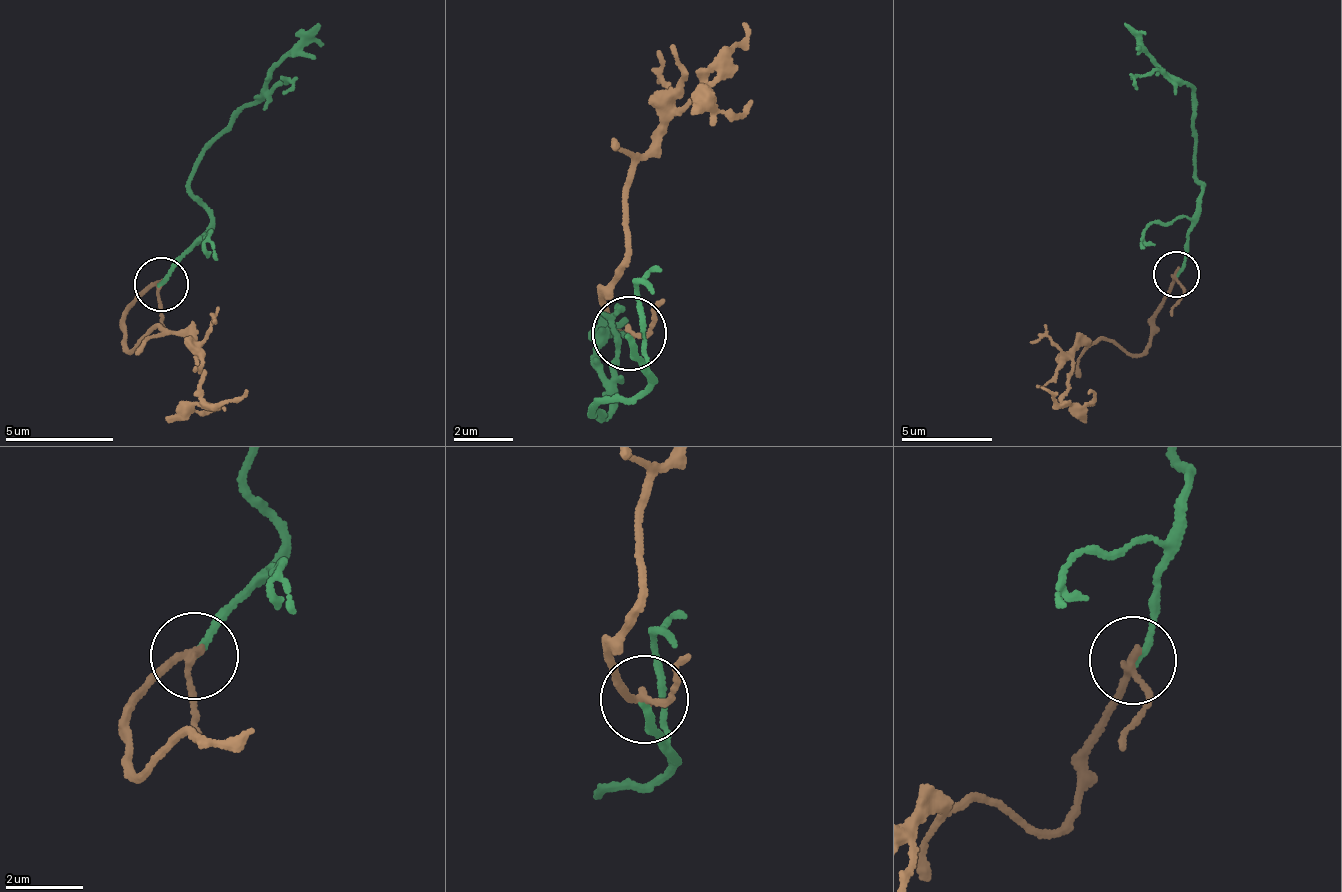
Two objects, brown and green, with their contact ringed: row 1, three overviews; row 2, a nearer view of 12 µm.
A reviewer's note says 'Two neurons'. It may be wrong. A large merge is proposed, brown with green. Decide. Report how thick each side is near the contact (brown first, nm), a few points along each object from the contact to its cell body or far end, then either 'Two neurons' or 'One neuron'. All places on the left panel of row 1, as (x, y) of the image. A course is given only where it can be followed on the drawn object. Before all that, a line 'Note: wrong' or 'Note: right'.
Note: right
Thickness 170 nm (brown) against 170 nm. Course of brown: (159, 285), (126, 314), (126, 345), (166, 326), (193, 345), (203, 378), (195, 412), (226, 412). Course of green: (159, 285), (171, 260), (212, 220), (190, 188), (202, 143), (268, 91), (281, 62), (320, 21). Two neurons

